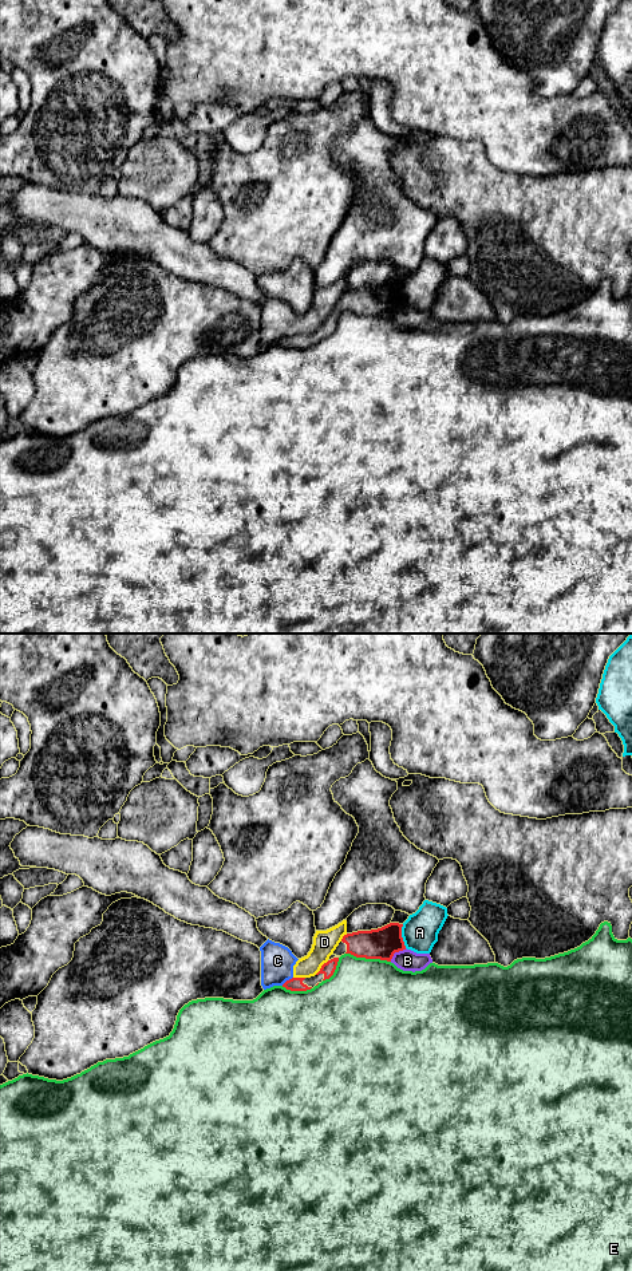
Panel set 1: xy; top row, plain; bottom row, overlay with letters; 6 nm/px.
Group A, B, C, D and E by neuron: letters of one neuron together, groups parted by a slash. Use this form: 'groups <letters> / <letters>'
groups A / B / C D / E

